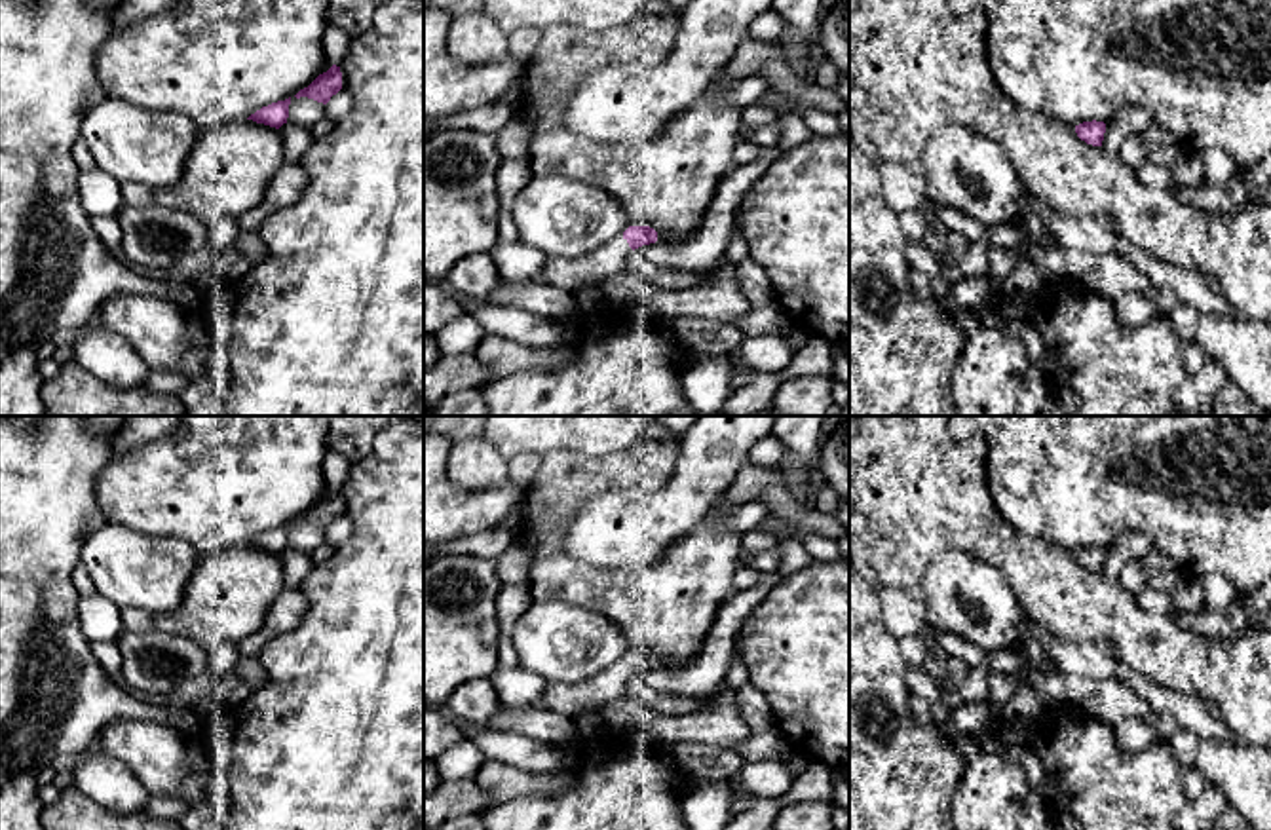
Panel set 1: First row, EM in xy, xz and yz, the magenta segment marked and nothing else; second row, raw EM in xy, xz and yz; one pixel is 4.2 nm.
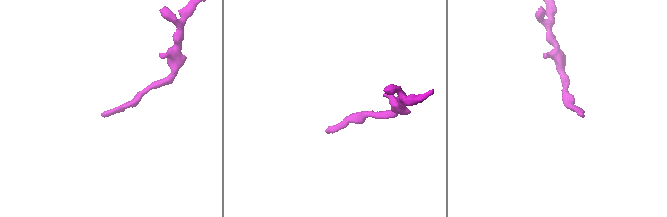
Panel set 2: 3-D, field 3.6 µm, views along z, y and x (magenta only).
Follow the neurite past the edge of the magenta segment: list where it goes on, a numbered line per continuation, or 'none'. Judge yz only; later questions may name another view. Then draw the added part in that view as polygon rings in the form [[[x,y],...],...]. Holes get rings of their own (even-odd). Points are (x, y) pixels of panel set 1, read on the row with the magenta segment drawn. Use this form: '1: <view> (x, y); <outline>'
none

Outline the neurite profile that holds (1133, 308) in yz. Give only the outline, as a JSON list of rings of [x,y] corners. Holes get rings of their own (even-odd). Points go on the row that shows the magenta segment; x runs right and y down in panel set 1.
[[[1136,291],[1115,296],[1111,304],[1117,317],[1127,327],[1138,327],[1157,311],[1155,302]]]

